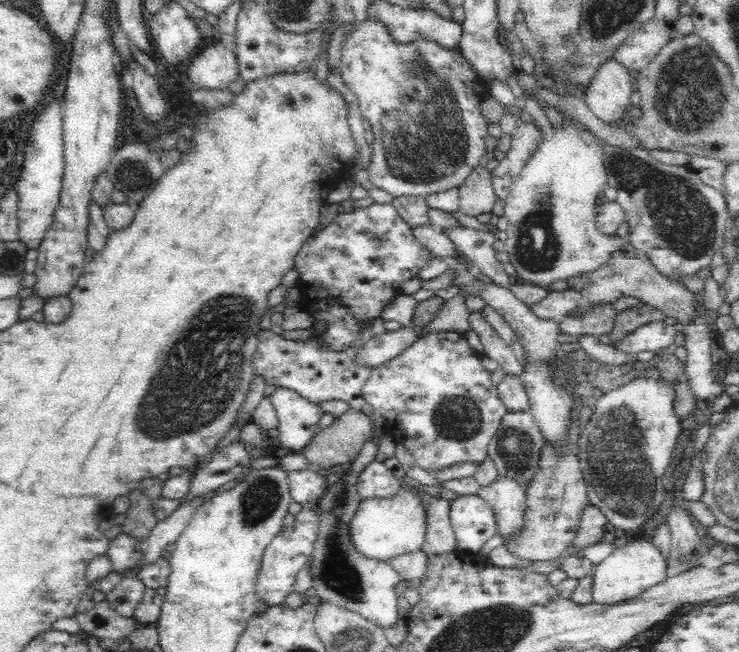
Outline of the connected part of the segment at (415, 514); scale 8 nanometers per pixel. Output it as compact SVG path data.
M403 489L394 498L366 498L361 500L349 524L349 539L364 558L387 562L396 556L421 550L426 523L418 497Z

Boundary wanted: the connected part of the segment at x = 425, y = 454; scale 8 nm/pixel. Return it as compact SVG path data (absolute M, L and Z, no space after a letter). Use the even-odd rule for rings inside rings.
M456 331L430 332L428 335L416 337L396 356L377 364L371 370L371 374L368 380L364 383L364 386L362 386L362 397L372 405L375 414L382 420L382 432L385 435L391 436L396 445L400 444L404 448L407 448L412 455L414 455L416 463L418 463L420 467L426 469L426 471L431 473L433 470L441 469L450 466L451 464L462 464L462 462L477 464L477 466L480 467L480 465L484 464L486 459L489 458L487 453L489 442L494 440L496 432L498 432L502 425L502 418L506 413L503 400L500 399L500 395L498 394L497 386L492 385L492 380L489 375L490 371L482 367L480 361L481 355L470 347L464 334Z

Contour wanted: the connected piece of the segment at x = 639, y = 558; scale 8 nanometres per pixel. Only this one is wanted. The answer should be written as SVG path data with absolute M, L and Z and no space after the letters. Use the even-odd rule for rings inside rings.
M636 536L624 539L618 542L612 553L608 553L599 564L594 565L591 574L591 602L602 606L618 604L638 596L667 577L666 559L650 541Z

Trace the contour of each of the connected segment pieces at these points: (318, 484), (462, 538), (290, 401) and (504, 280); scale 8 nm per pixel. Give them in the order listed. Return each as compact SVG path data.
M316 468L287 473L291 500L304 505L316 503L326 491L325 478L316 473Z
M458 495L449 506L449 521L457 538L456 548L460 552L476 553L482 551L481 546L497 534L497 526L492 505L480 495Z
M278 387L271 394L277 412L278 440L289 452L302 453L318 434L324 409L294 390Z
M465 227L444 234L472 260L476 273L482 273L495 286L506 289L513 286L515 280L508 276L504 263L496 257L497 251L492 245L497 240L494 234Z

